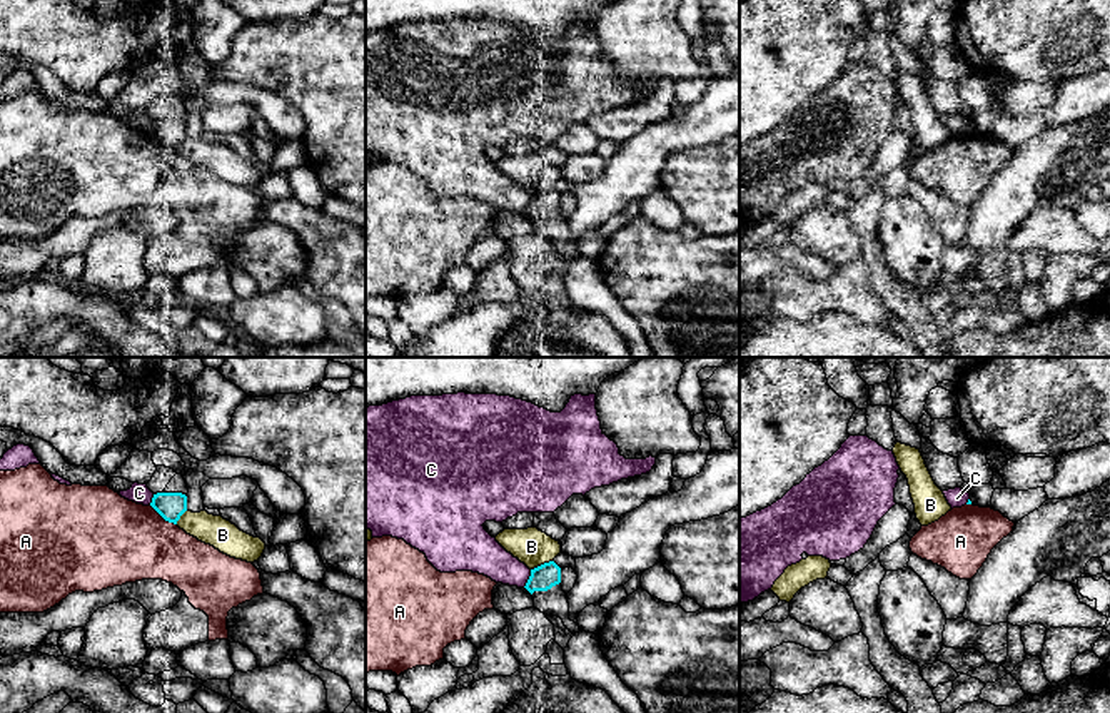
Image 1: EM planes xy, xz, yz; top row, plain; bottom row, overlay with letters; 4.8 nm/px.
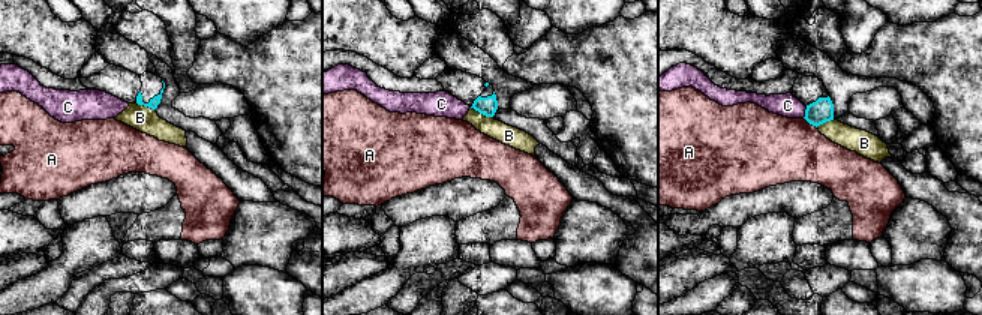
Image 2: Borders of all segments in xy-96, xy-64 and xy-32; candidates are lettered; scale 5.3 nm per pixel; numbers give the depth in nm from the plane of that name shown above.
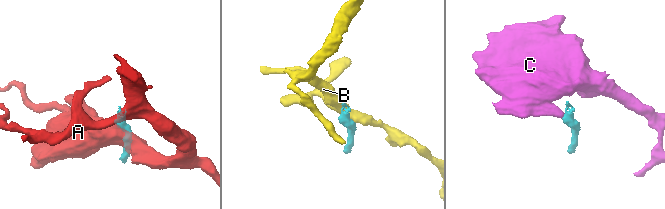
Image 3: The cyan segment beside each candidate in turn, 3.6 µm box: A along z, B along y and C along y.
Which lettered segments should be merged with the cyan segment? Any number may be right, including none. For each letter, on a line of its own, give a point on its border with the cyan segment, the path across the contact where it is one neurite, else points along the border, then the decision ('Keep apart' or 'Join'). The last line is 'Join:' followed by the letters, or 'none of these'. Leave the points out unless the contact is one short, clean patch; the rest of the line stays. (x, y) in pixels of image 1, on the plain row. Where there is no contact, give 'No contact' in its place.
A: Touches cyan at xy (164, 144). Keep apart
B: Touches cyan at xz (541, 191). Keep apart
C: Touches cyan at xz (529, 204). Keep apart
Join: none of these

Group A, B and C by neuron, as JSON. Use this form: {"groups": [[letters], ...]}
{"groups": [["A"], ["B"], ["C"]]}

